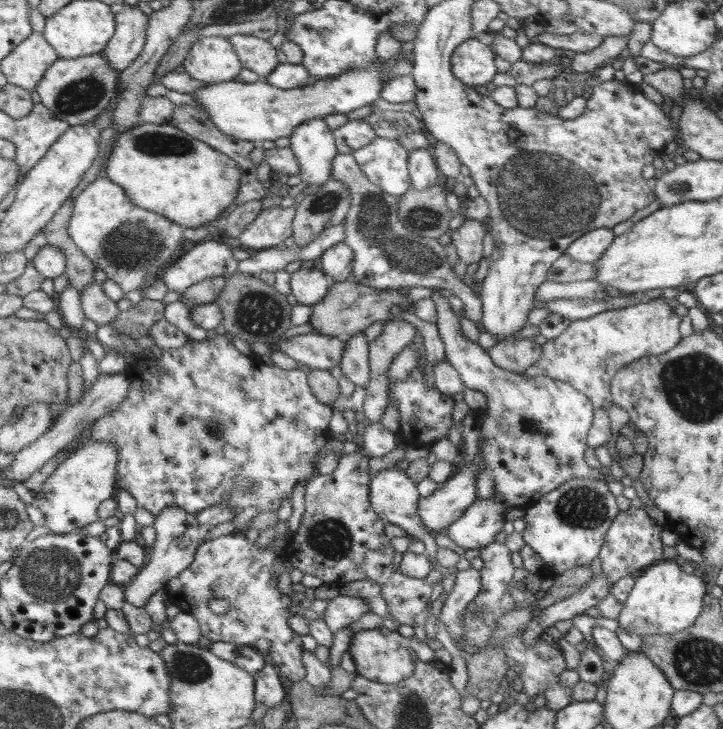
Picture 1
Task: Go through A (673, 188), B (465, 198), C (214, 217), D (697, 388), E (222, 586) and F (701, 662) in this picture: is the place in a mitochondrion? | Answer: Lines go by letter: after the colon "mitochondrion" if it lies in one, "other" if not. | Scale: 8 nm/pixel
A: mitochondrion
B: other
C: other
D: mitochondrion
E: mitochondrion
F: mitochondrion

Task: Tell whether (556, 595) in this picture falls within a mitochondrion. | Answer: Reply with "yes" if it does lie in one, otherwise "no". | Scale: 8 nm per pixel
no

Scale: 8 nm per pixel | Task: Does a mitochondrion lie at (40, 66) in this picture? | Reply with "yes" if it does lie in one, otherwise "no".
no

